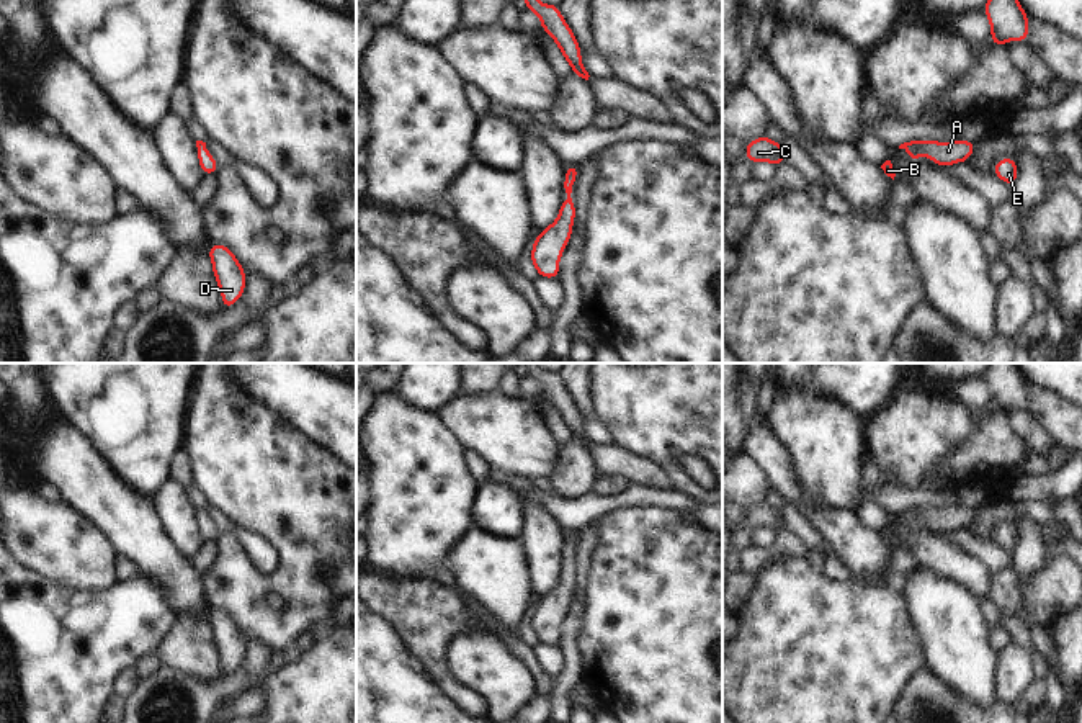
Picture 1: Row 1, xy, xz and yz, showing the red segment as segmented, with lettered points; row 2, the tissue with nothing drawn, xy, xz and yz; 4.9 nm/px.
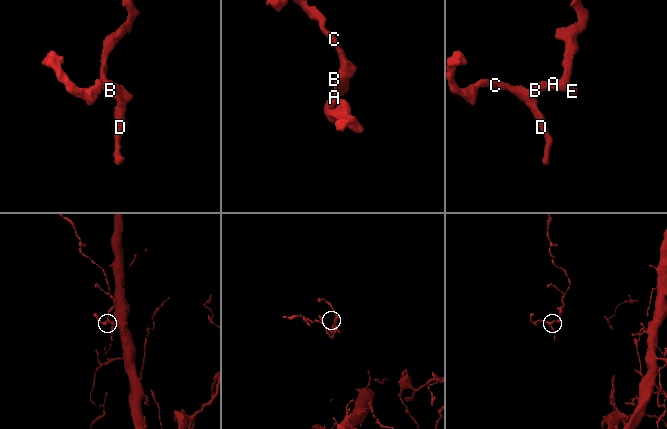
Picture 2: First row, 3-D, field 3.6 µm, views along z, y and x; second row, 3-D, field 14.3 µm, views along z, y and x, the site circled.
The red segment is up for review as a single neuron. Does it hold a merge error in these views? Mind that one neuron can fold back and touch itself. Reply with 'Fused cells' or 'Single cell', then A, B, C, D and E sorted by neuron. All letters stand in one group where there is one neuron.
Single cell. Groups: A B C D E.

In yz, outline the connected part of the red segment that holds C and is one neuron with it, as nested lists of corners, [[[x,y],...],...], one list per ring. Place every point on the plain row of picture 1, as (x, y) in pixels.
[[[767,502],[747,509],[745,523],[753,528],[771,528],[783,532],[785,519],[781,509],[775,509]]]

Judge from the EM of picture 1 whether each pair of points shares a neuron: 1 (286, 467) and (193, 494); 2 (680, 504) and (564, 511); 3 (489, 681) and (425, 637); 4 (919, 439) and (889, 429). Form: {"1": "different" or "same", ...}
{"1": "different", "2": "same", "3": "different", "4": "same"}

